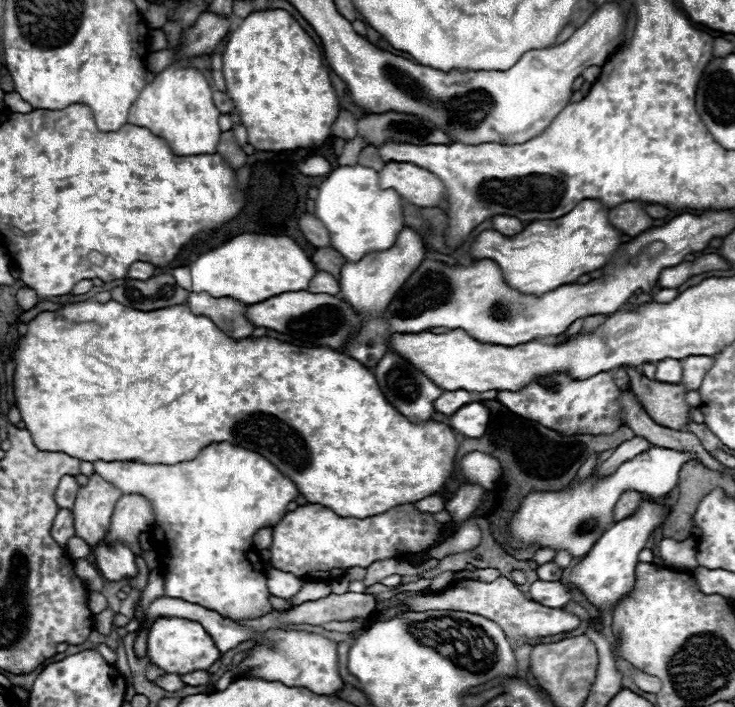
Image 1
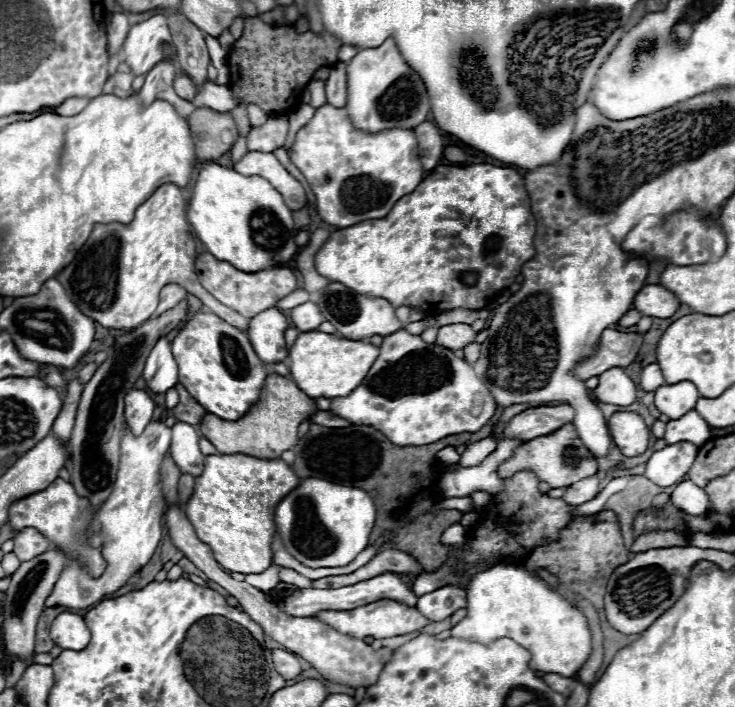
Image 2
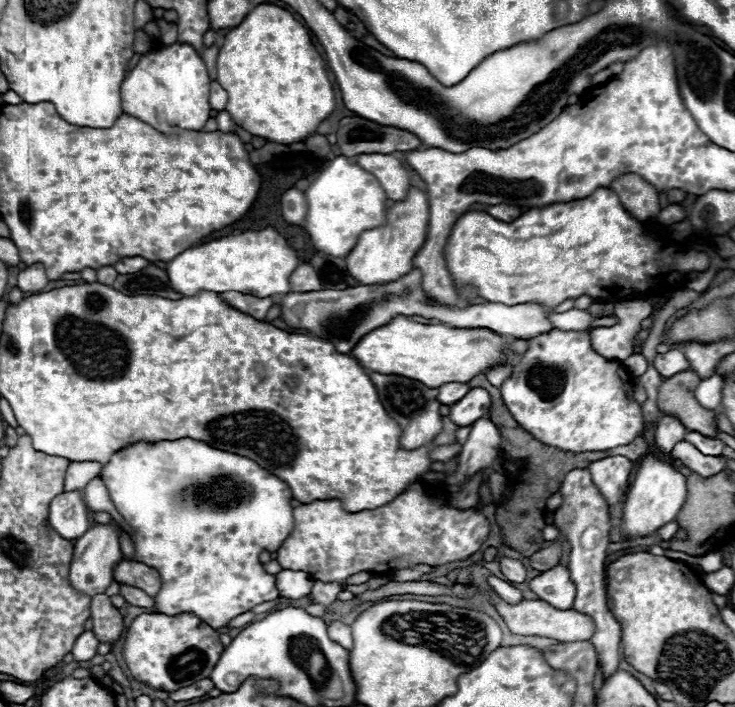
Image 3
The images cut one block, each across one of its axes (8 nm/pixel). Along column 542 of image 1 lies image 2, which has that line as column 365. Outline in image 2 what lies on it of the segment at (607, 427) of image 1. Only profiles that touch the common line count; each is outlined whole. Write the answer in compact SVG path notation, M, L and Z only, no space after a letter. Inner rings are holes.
M398 330L382 340L370 380L348 396L334 398L330 410L352 424L374 426L396 446L422 446L452 434L478 432L492 418L496 402L466 360L448 348L426 344L420 334Z

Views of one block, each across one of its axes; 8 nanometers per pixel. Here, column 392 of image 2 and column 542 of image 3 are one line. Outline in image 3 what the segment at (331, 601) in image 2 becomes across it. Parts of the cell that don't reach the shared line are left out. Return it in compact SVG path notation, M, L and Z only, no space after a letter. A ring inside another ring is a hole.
M556 564L548 572L542 572L538 578L530 582L530 590L550 606L558 610L570 610L576 598L576 586L570 580L568 568L564 564Z

